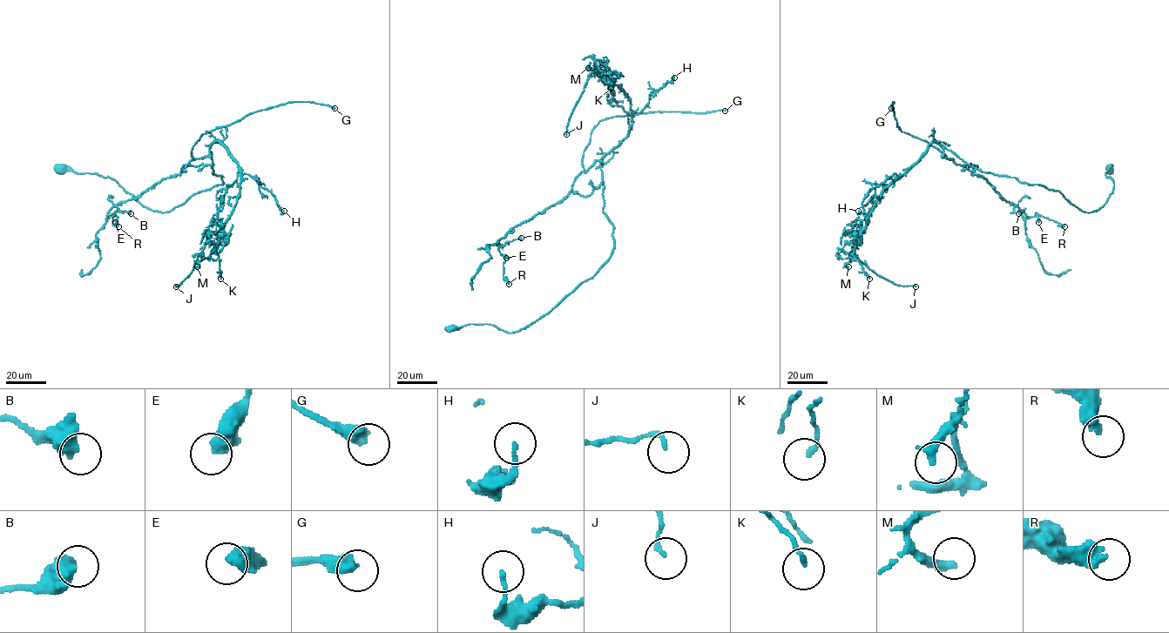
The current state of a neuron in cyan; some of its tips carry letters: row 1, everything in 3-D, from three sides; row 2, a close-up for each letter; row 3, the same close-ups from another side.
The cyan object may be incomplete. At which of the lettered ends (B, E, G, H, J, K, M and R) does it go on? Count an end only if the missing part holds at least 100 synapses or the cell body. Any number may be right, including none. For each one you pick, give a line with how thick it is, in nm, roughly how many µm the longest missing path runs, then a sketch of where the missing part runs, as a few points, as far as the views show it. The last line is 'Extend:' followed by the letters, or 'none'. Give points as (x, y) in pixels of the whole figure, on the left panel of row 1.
G: 480 nm | 250 µm
Extend: G

